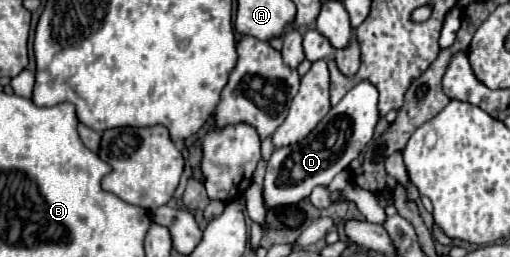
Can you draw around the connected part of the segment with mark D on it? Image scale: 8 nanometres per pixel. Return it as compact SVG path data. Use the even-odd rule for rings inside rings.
M361 80L355 84L337 106L331 106L327 116L315 126L315 130L299 144L277 148L267 164L263 194L265 206L285 206L301 202L311 194L315 186L329 186L329 182L345 170L355 158L359 158L361 150L371 142L375 126L379 122L377 108L379 92L369 80Z

